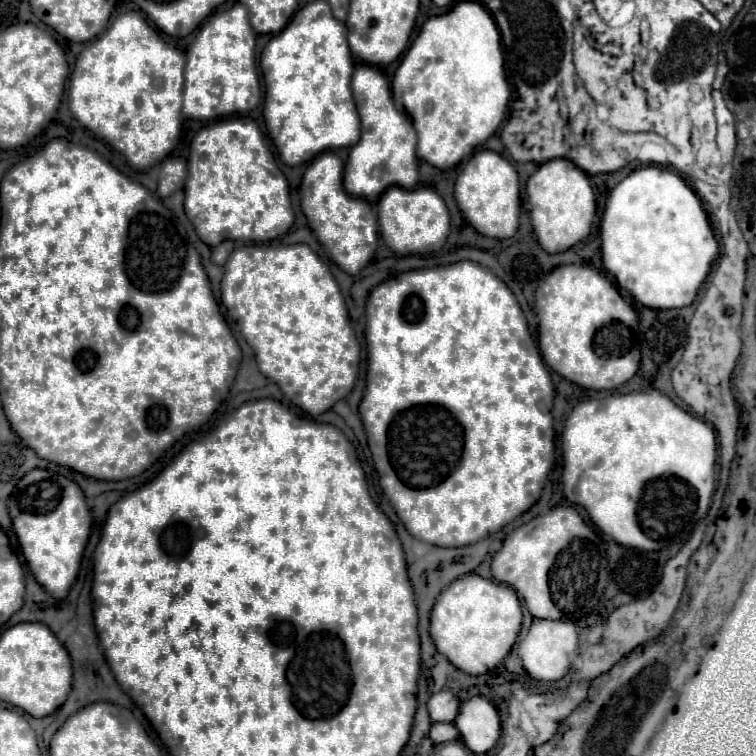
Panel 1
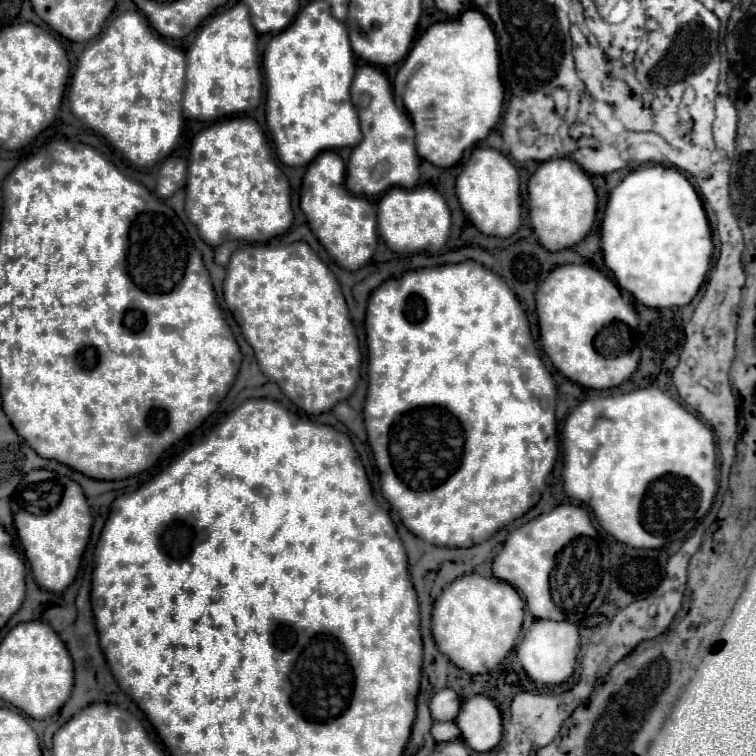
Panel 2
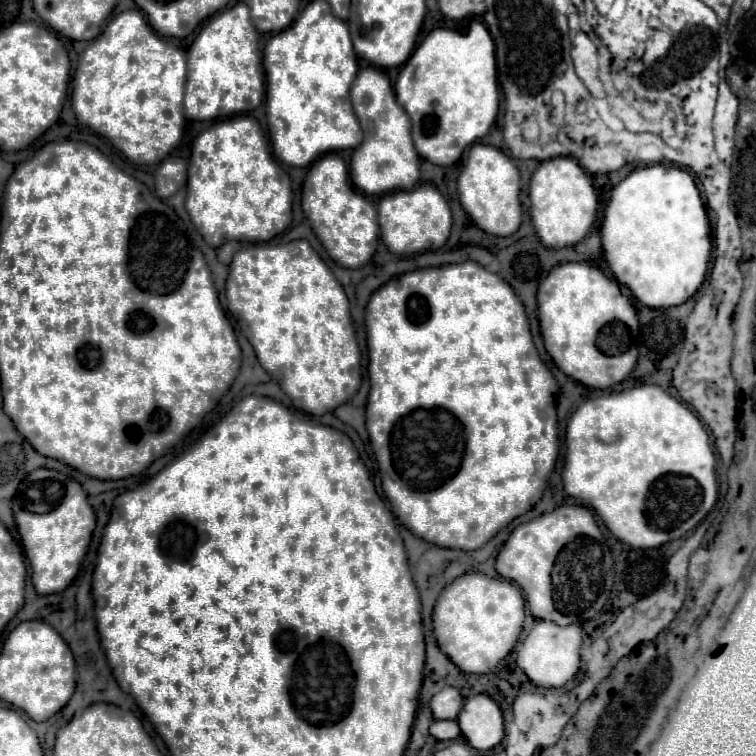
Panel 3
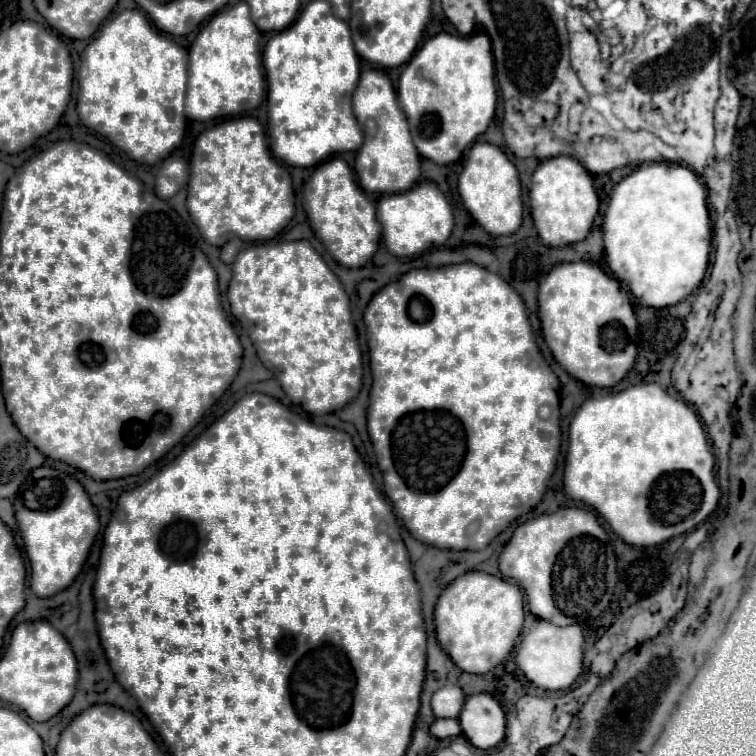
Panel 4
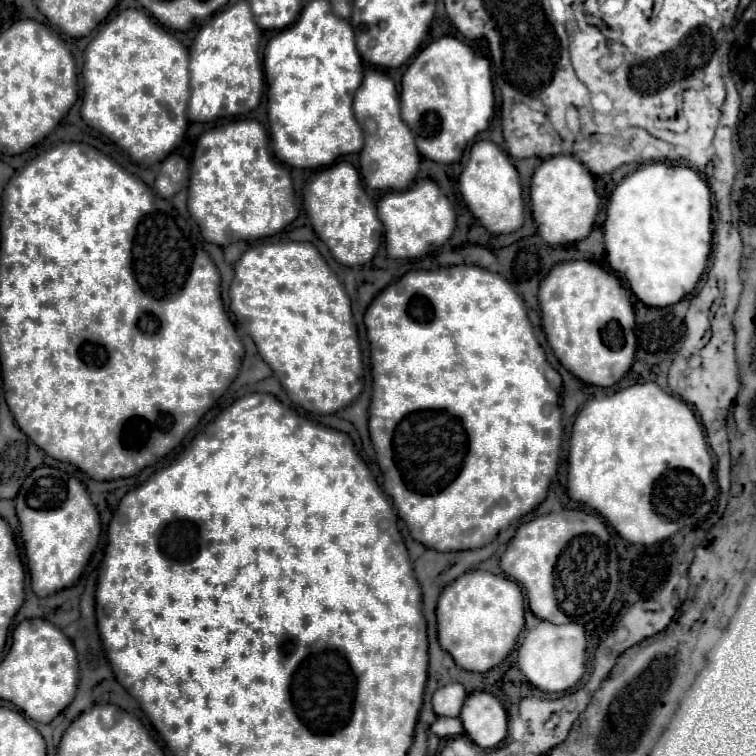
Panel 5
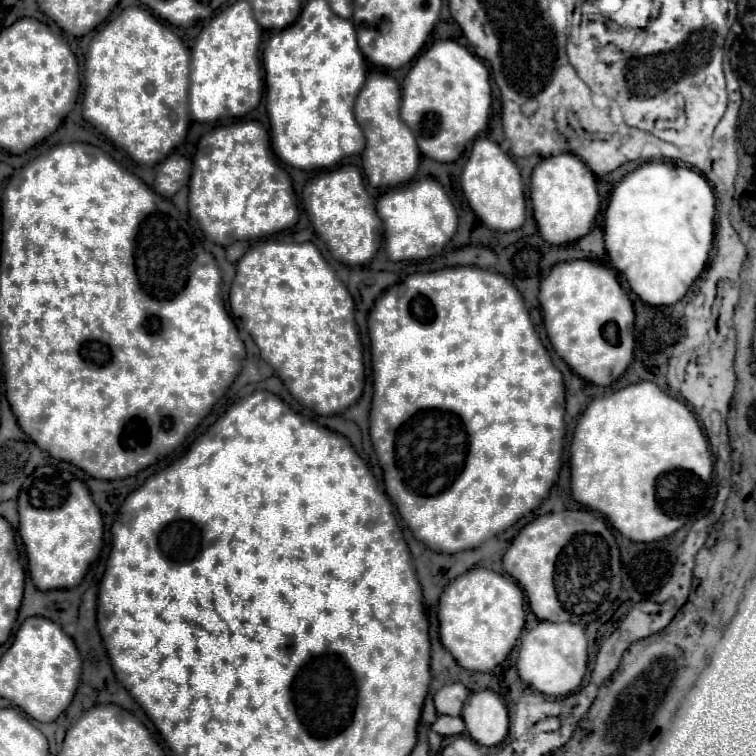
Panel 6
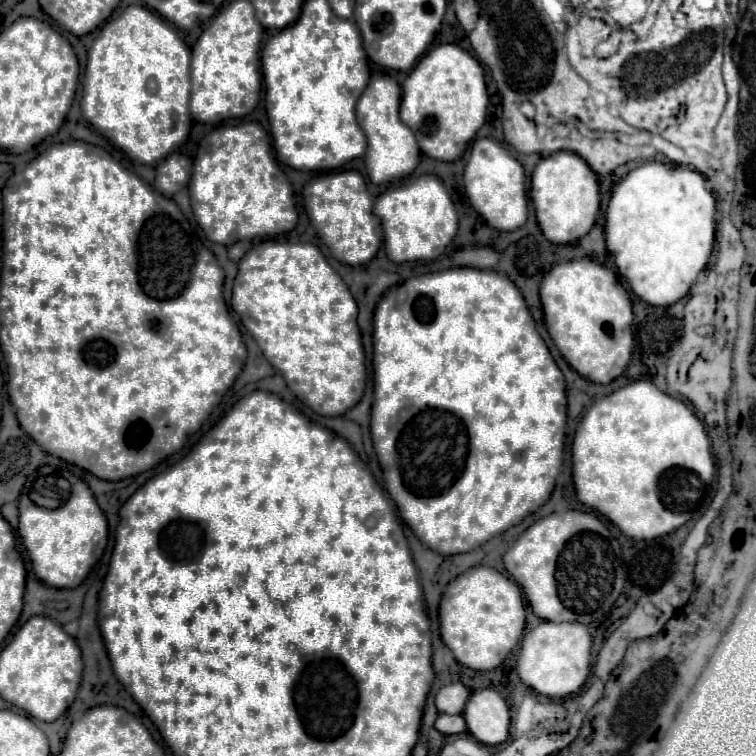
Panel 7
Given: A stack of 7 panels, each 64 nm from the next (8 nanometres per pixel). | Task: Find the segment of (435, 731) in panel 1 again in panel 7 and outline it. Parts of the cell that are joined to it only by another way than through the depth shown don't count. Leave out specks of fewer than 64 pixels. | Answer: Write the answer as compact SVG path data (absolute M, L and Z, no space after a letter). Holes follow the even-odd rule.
M440 714L434 728L446 736L452 734L464 734L466 732L466 724L462 716L448 716L448 714Z

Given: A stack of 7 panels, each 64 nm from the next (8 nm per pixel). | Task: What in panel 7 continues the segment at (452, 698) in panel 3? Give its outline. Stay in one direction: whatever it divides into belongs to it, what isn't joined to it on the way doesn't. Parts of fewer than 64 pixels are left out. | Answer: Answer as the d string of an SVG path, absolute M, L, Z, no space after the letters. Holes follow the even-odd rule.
M462 682L448 684L436 694L436 708L440 714L462 714L464 704L470 696L470 690Z

